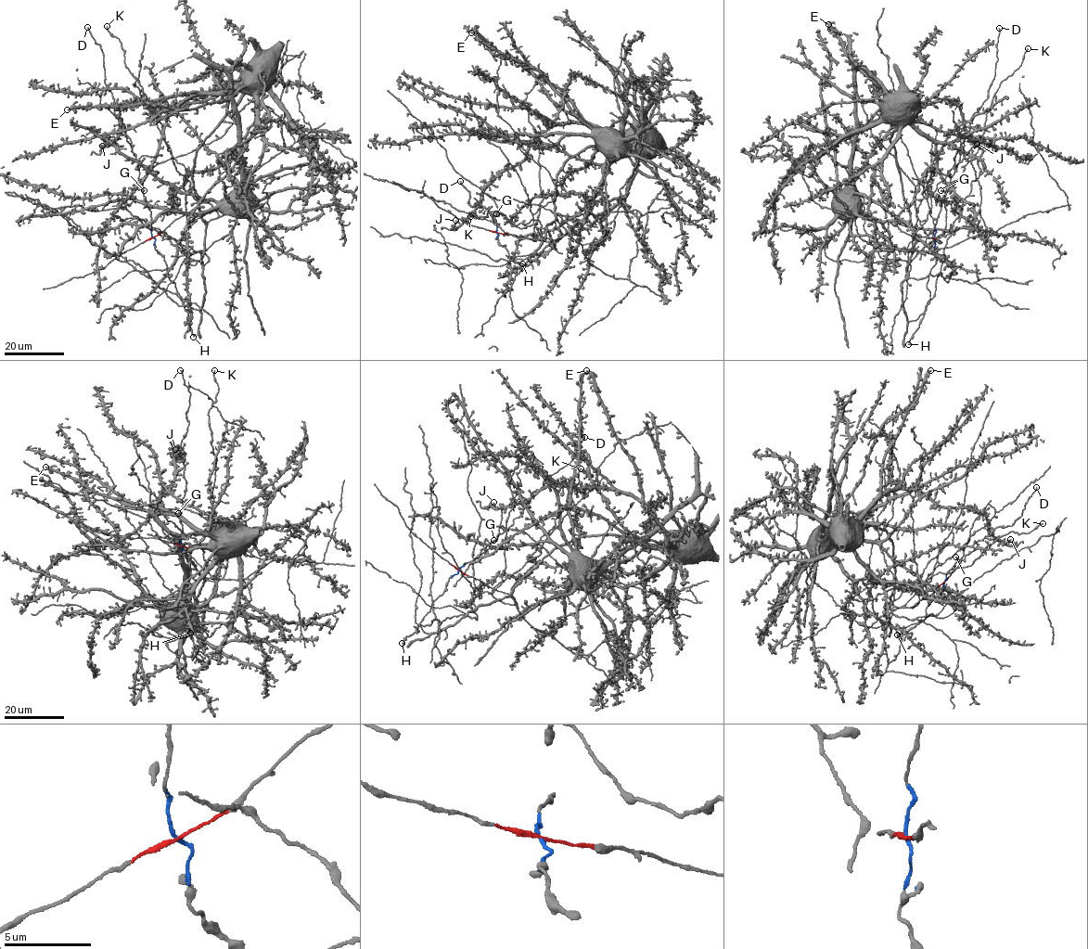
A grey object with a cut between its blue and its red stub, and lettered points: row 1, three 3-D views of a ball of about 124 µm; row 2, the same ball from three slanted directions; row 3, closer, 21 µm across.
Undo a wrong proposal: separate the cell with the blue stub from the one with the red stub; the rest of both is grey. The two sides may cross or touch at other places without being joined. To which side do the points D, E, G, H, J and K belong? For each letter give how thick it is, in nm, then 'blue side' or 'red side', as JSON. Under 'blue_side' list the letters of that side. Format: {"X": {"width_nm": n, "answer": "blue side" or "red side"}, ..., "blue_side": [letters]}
{"D": {"width_nm": 220, "answer": "blue side"}, "E": {"width_nm": 220, "answer": "red side"}, "G": {"width_nm": 340, "answer": "blue side"}, "H": {"width_nm": 240, "answer": "blue side"}, "J": {"width_nm": 240, "answer": "red side"}, "K": {"width_nm": 200, "answer": "red side"}, "blue_side": ["D", "G", "H"]}

